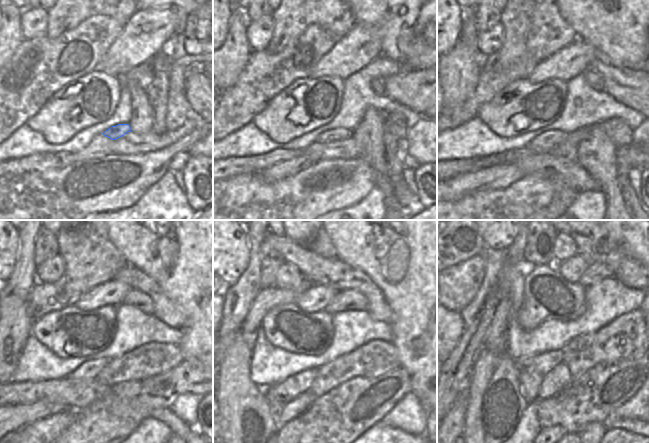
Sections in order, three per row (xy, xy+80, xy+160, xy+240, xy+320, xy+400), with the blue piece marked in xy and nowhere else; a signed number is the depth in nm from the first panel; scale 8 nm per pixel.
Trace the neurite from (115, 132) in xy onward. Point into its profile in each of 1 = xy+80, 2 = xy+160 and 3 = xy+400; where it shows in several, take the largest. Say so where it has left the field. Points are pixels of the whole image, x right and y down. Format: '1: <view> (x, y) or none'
1: xy+80 (335, 134)
2: xy+160 (549, 140)
3: xy+400 (530, 371)

